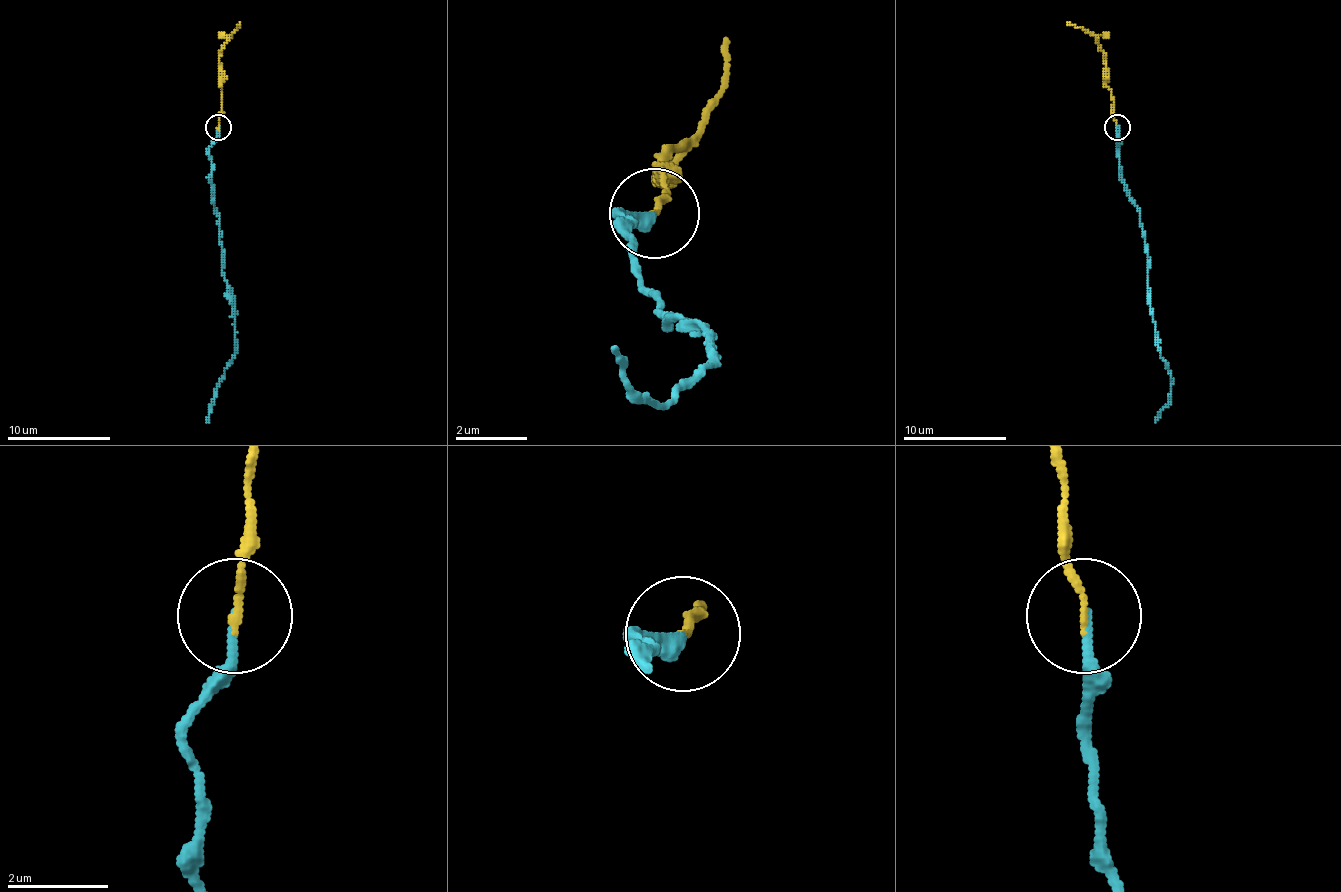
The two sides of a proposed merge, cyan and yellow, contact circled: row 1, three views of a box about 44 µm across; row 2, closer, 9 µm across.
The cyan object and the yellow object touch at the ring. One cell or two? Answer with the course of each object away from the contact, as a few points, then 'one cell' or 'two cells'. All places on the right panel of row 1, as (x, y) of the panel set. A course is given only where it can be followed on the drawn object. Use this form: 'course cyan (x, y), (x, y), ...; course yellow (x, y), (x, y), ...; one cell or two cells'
course cyan (1116, 128), (1119, 177), (1140, 213), (1147, 247), (1147, 303), (1160, 352), (1170, 371), (1170, 396), (1155, 422); course yellow (1116, 128), (1114, 97), (1106, 84), (1106, 53), (1093, 35), (1067, 22); one cell

